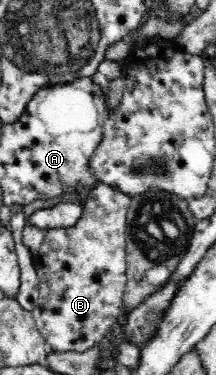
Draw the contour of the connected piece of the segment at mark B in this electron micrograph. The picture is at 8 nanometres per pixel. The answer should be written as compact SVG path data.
M99 183L81 199L82 217L78 223L72 227L48 228L40 247L34 251L32 261L39 277L39 301L31 313L51 352L86 352L97 348L110 327L122 319L127 282L125 231L130 200L131 197L118 186Z

